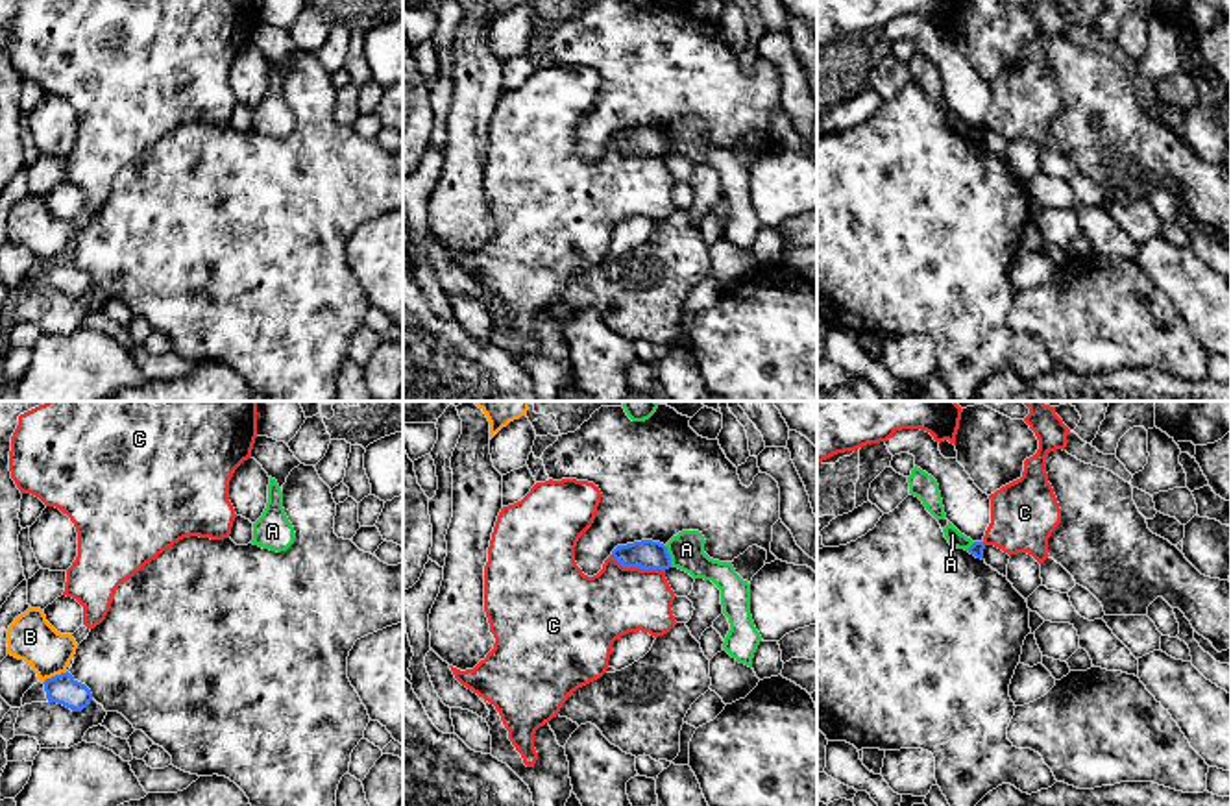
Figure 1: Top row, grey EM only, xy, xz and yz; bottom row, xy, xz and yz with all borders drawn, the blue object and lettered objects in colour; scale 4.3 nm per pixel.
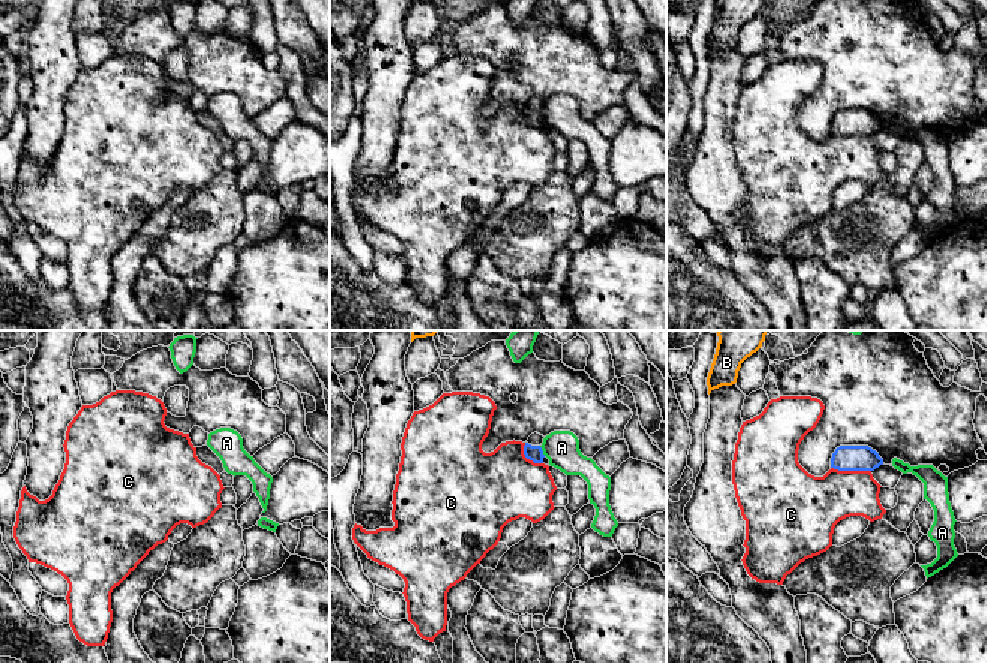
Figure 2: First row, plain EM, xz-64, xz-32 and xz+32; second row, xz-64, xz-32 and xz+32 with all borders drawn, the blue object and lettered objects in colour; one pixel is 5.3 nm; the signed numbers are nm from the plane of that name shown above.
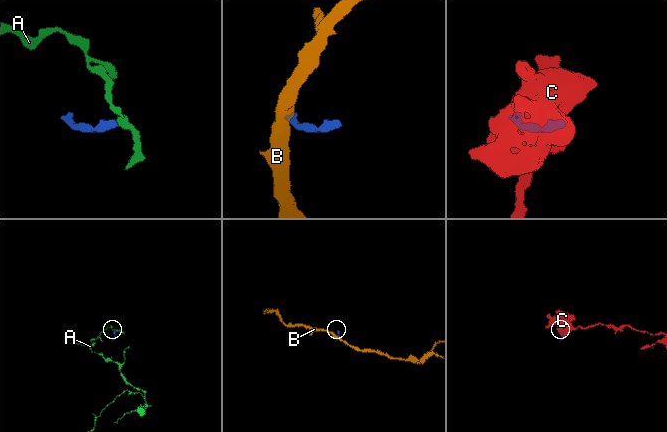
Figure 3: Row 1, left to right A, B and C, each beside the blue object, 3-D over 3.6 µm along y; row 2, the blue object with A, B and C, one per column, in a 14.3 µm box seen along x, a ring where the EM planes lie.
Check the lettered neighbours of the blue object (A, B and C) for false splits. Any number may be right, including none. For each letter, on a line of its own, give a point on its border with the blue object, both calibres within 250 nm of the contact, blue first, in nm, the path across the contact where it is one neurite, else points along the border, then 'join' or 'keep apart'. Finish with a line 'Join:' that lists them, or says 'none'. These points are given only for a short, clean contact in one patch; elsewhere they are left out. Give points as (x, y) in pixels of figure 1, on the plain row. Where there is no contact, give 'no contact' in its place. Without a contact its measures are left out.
A: meets blue in xz at (670, 143); 130 nm thick on the blue side, 160 nm on the other; border along xz (664, 132), (671, 152); keep apart
B: meets blue in xy at (56, 261); 130 nm thick on the blue side, 200 nm on the other; border along xy (67, 257), (45, 267); keep apart
C: meets blue in xz at (638, 152); 130 nm thick on the blue side, 300 nm on the other; keep apart
Join: none

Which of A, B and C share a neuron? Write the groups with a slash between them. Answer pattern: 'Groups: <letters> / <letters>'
Groups: A / B / C

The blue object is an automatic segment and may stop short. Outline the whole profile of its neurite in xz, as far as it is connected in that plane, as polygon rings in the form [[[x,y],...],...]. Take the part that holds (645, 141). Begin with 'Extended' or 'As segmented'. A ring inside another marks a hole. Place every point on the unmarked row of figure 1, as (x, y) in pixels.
As segmented. [[[652,126],[617,131],[612,137],[612,142],[623,153],[662,155],[662,157],[671,153],[671,142],[667,139],[667,133]]]

